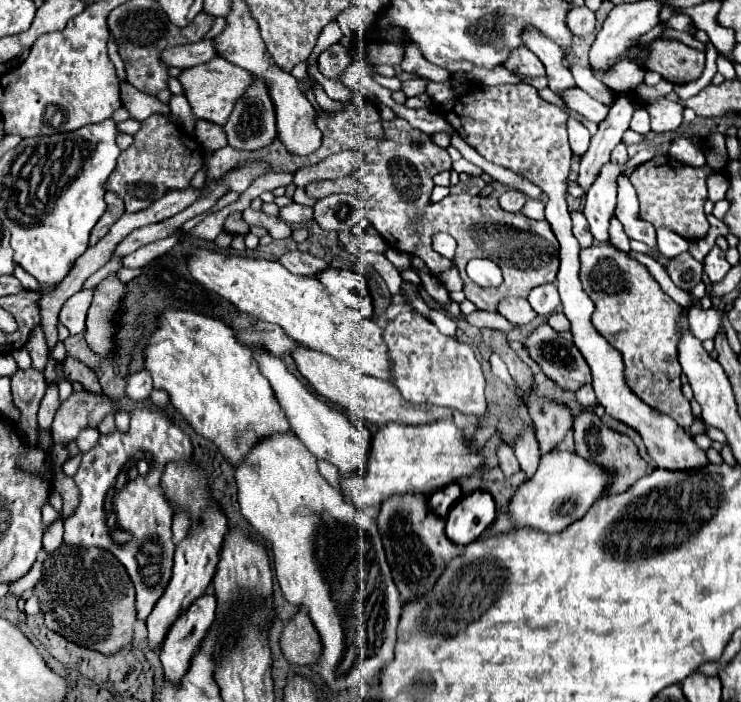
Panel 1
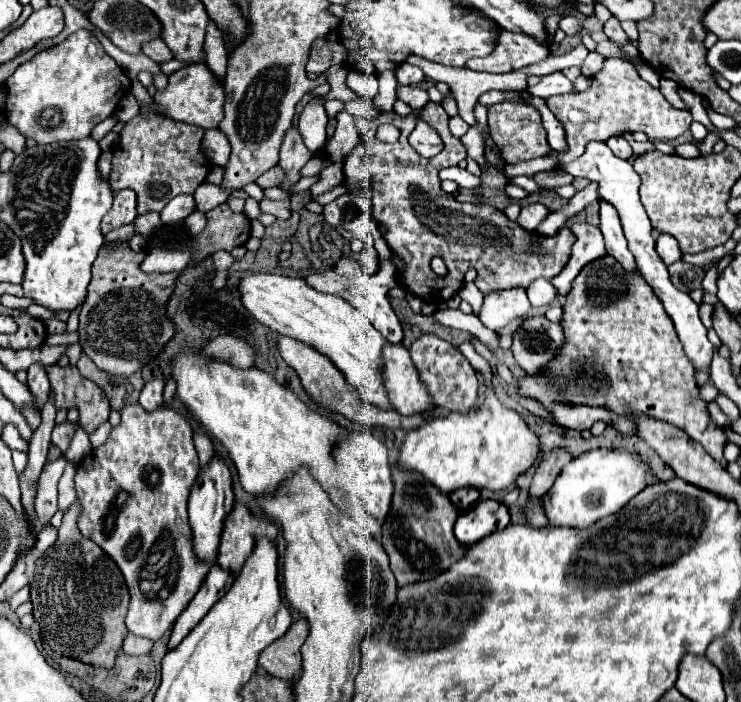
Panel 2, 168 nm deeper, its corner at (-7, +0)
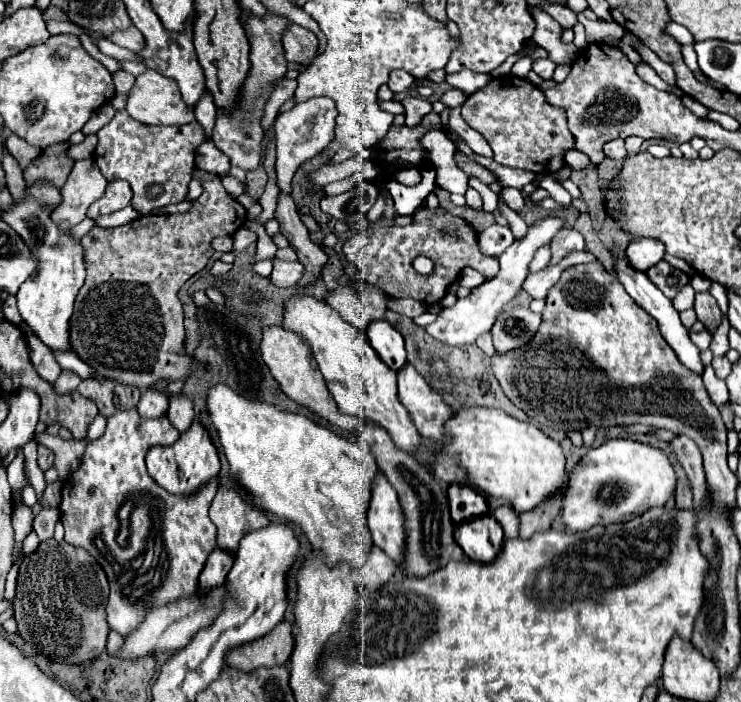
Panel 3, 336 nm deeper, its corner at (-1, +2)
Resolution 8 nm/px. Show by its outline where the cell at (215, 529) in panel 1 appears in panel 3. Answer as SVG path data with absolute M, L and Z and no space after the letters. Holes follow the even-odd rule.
M194 422L188 432L184 432L178 442L172 446L152 446L146 454L146 466L150 476L168 492L178 494L178 496L192 496L196 494L202 486L206 486L212 478L218 476L220 472L220 460L218 452L208 436L208 432Z

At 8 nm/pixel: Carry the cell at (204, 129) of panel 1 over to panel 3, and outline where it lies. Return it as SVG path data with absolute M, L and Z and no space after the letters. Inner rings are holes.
M208 138L204 140L196 150L196 166L200 170L212 172L212 174L228 174L230 160L228 156L216 148L216 144Z

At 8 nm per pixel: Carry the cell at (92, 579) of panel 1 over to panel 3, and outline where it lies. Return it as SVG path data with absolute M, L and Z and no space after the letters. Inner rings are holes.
M54 538L40 542L36 552L24 556L18 574L18 586L14 596L14 618L18 622L20 636L34 646L38 654L44 654L52 662L64 664L84 664L96 660L106 650L106 640L110 626L106 624L106 600L110 594L110 584L102 566L84 548L72 546L68 542L56 542Z

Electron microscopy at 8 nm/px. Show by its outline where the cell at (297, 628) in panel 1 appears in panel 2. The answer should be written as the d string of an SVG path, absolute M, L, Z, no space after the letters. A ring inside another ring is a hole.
M304 618L292 622L292 626L282 638L264 648L258 660L258 668L266 670L276 678L292 680L302 670L300 646L304 644L306 636L308 636L308 622Z

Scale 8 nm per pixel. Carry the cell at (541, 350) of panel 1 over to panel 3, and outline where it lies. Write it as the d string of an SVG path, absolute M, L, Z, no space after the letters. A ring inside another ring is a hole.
M528 308L504 310L492 328L496 352L506 354L514 348L526 346L534 338L540 324L542 324L540 314L534 314Z

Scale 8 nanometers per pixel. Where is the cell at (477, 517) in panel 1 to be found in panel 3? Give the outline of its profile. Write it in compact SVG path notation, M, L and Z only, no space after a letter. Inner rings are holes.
M476 516L474 520L464 520L456 524L454 538L462 546L468 558L490 562L496 558L502 546L502 526L494 516Z

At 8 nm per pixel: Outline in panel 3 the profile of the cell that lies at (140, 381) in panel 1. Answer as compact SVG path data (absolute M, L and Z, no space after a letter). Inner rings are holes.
M146 388L140 396L140 402L138 402L138 412L144 416L144 418L160 418L164 416L168 410L168 398L154 390L154 388Z

